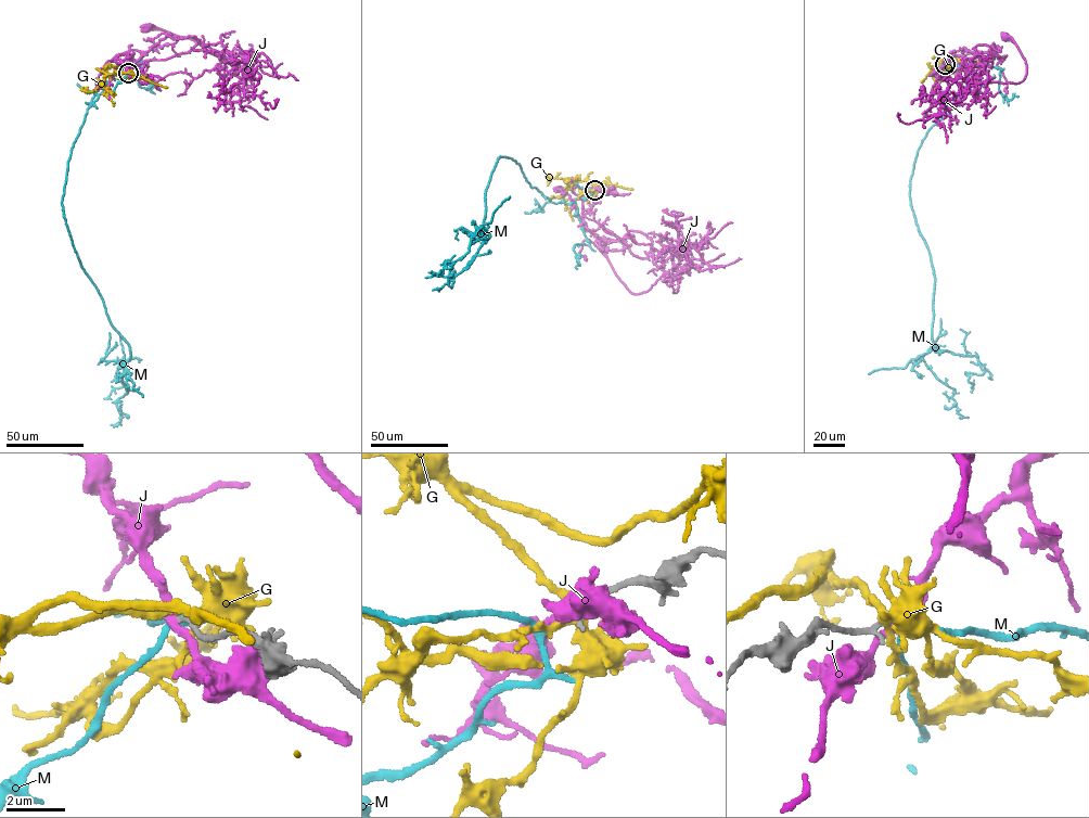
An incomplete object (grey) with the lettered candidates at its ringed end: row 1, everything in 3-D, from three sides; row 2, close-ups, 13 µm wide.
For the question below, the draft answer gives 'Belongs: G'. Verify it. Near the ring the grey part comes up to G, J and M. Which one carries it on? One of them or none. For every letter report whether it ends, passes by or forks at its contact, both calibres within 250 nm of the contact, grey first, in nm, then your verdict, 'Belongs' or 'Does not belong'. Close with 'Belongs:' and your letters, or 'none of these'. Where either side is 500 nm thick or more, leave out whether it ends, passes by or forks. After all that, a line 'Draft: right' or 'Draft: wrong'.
G: It forks there. Thickness 240 nm (grey) against 280 nm. Does not belong
J: It passes by. Thickness 170 nm (grey) against 280 nm. Does not belong
M: It passes by. Thickness 170 nm (grey) against 190 nm. Belongs
Belongs: M
Draft: wrong

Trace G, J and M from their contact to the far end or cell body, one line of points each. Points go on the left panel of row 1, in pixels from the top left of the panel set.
G: (129, 74), (107, 74), (104, 79), (105, 71), (120, 65)
J: (128, 73), (118, 63), (137, 60), (167, 36), (193, 36), (209, 52), (228, 59), (191, 39), (145, 27)
M: (128, 73), (115, 74), (87, 110), (62, 201), (81, 268), (129, 349), (119, 361), (124, 386), (104, 398)

